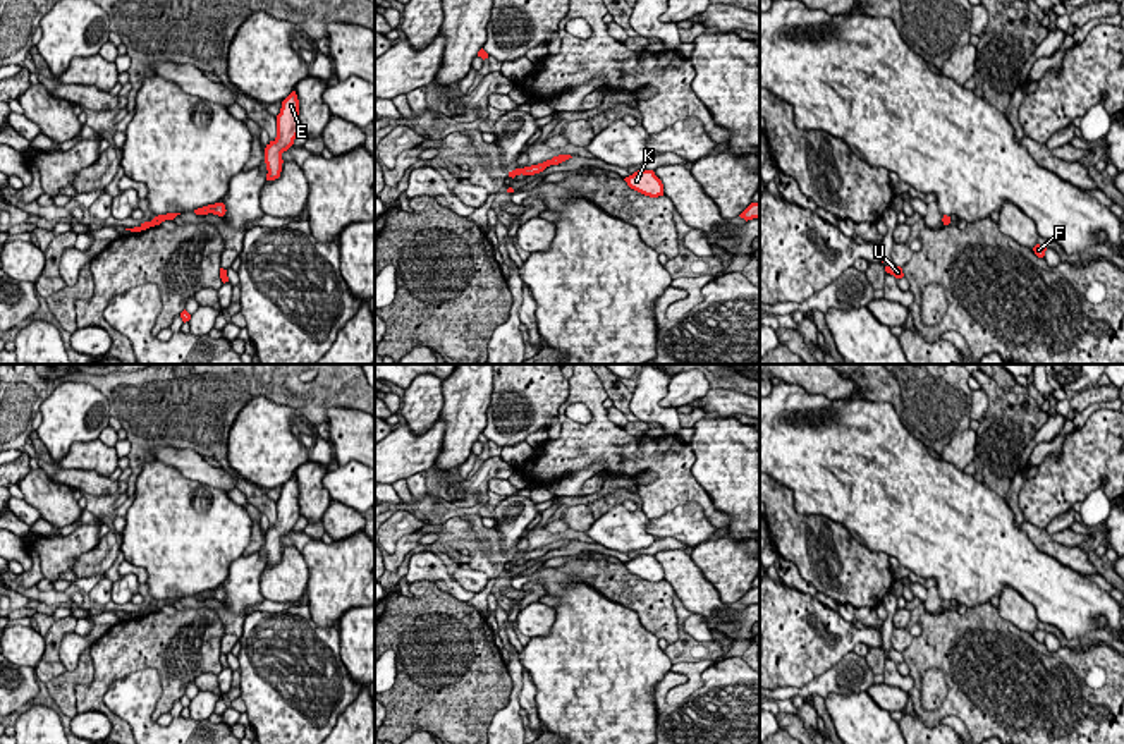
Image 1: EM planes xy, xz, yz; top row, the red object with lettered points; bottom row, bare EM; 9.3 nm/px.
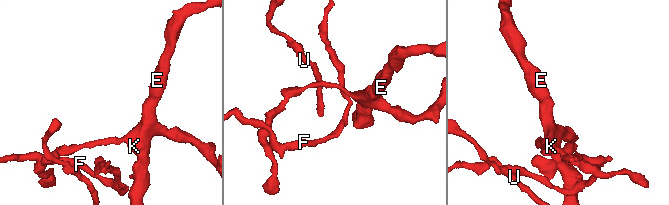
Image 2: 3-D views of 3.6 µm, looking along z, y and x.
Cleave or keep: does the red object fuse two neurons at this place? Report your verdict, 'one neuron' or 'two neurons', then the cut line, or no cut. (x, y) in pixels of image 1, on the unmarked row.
two neurons; cut in yz along (946, 600), (942, 605)

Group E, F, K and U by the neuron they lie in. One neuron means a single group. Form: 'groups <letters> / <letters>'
groups E K U / F

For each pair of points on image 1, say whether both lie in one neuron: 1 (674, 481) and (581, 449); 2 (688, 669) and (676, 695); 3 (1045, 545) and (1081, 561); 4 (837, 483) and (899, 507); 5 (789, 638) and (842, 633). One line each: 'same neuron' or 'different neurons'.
1: same neuron
2: same neuron
3: same neuron
4: same neuron
5: same neuron

